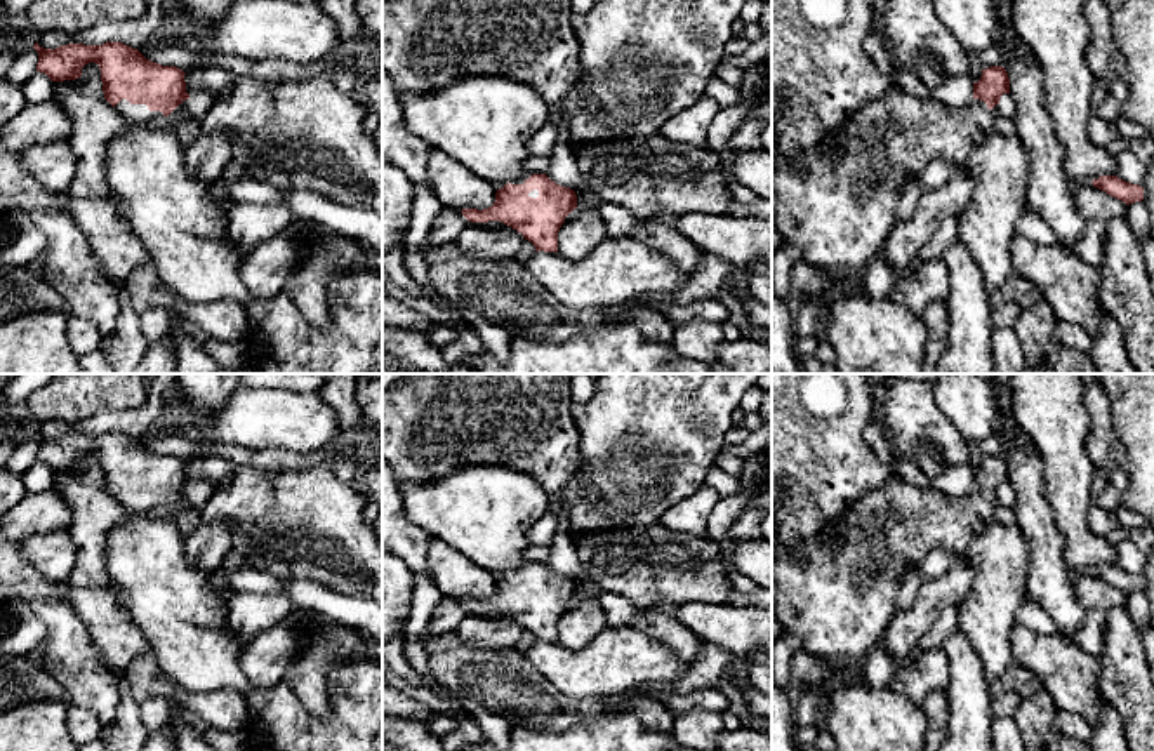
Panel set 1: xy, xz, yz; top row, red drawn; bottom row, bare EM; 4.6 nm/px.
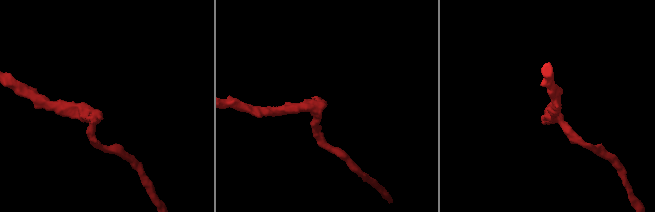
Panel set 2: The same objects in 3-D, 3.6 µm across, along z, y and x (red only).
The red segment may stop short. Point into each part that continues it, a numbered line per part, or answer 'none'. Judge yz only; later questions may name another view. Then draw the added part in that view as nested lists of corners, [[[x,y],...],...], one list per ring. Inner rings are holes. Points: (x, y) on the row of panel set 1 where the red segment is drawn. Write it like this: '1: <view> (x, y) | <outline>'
1: yz (838, 211) | [[[890,85],[879,99],[857,110],[841,130],[826,136],[829,156],[822,156],[817,148],[808,148],[794,162],[787,162],[772,150],[772,189],[777,198],[772,226],[803,252],[810,266],[846,276],[859,275],[883,254],[890,231],[899,224],[899,195],[907,179],[918,176],[935,158],[959,170],[973,150],[975,136],[992,132],[998,113],[999,104],[989,110],[980,99],[951,108],[928,94],[918,96]]]

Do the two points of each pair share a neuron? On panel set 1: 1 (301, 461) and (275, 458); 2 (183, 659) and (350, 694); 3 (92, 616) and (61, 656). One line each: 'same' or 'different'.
1: same
2: same
3: different

